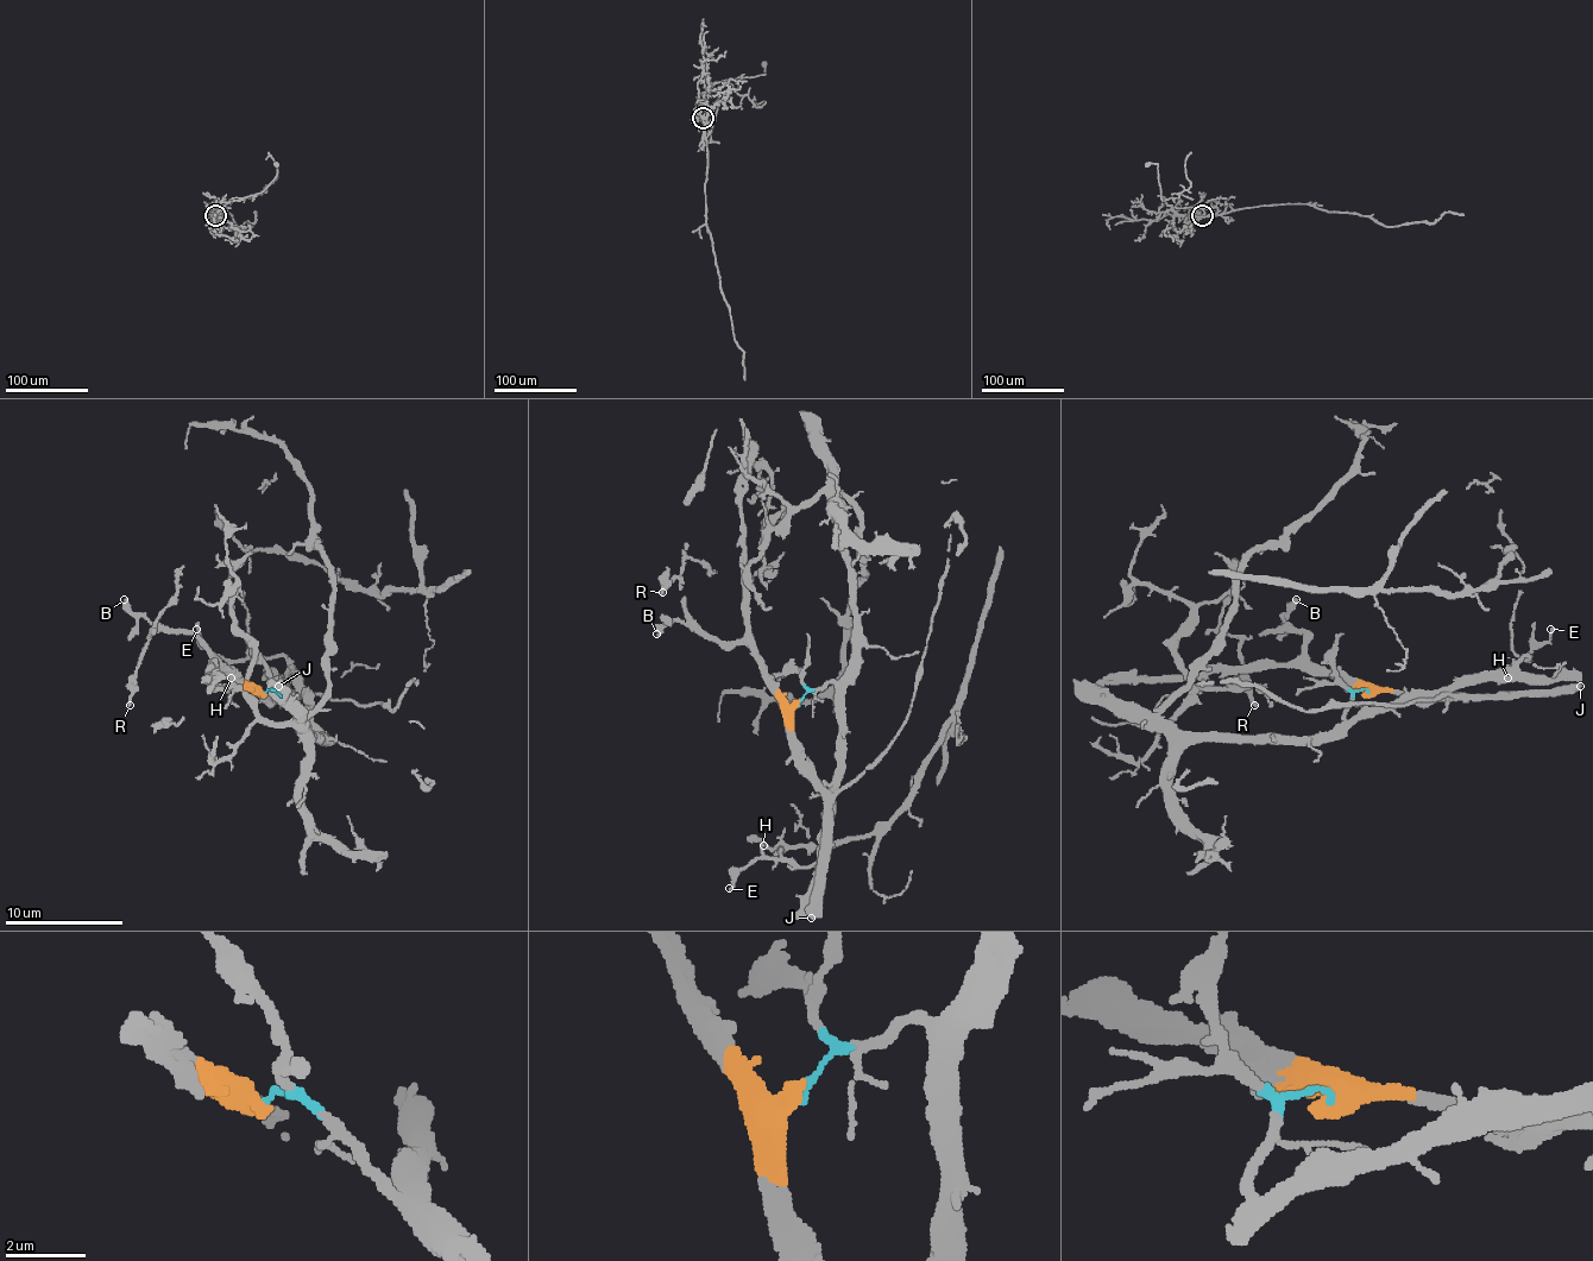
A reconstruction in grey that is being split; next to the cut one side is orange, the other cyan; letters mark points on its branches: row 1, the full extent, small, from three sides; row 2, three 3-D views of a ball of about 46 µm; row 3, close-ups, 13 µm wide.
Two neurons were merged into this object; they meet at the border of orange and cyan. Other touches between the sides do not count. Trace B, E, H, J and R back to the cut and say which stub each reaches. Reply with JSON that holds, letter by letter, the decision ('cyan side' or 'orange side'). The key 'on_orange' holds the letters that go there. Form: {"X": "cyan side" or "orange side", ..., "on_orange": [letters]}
{"B": "orange side", "E": "cyan side", "H": "cyan side", "J": "orange side", "R": "orange side", "on_orange": ["B", "J", "R"]}

